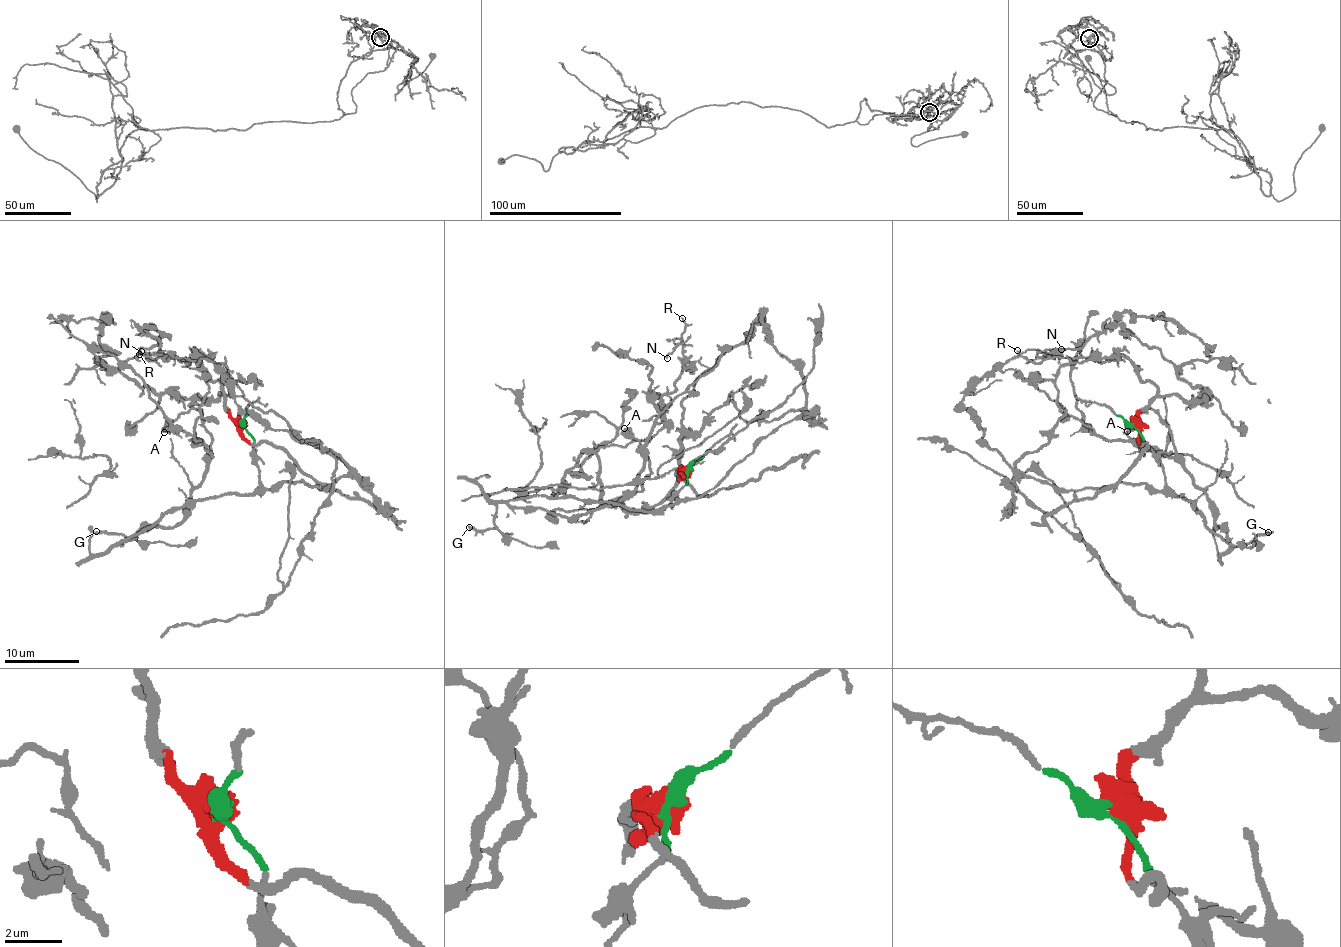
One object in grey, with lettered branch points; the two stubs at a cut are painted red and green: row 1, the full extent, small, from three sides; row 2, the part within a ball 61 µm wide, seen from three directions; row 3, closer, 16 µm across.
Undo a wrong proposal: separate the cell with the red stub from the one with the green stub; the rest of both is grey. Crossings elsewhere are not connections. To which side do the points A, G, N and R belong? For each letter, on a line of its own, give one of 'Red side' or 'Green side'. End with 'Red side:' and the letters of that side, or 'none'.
A: Green side
G: Green side
N: Red side
R: Red side
Red side: N, R

